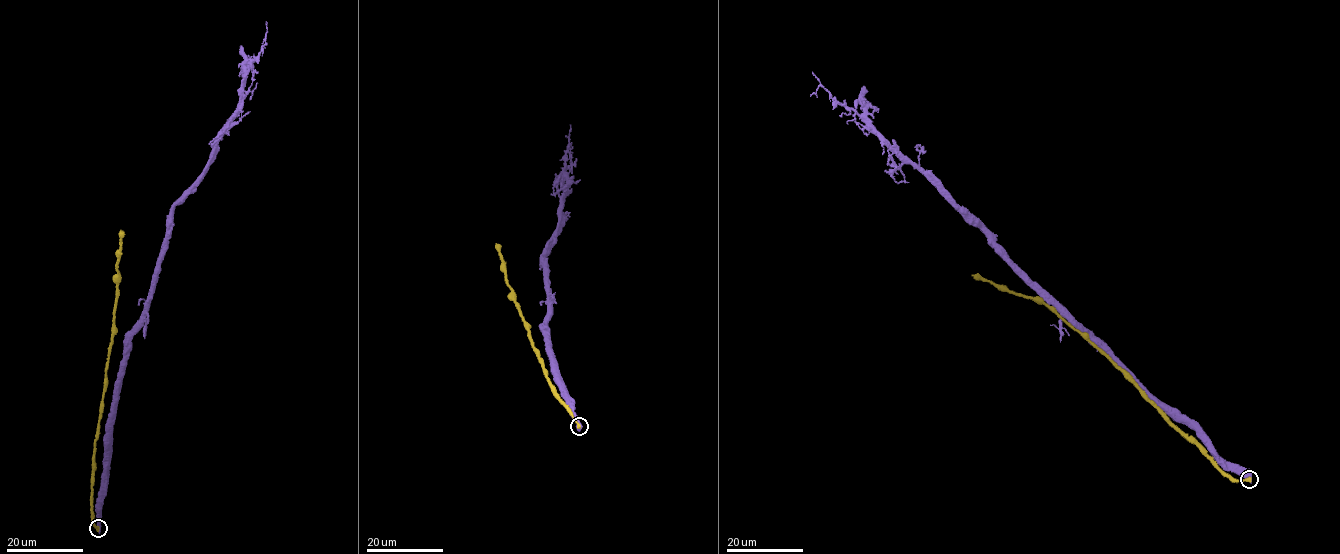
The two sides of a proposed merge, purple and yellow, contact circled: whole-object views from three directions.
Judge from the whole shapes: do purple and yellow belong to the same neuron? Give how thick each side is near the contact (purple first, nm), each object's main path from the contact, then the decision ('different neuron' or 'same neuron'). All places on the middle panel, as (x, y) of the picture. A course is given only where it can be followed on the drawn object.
800 nm thick on the purple side, 750 nm on the other; purple runs (579, 426), (548, 339), (549, 298), (542, 266), (567, 184), (565, 136); yellow runs (579, 426), (546, 377), (515, 293), (507, 283), (504, 260), (496, 243); different neuron

